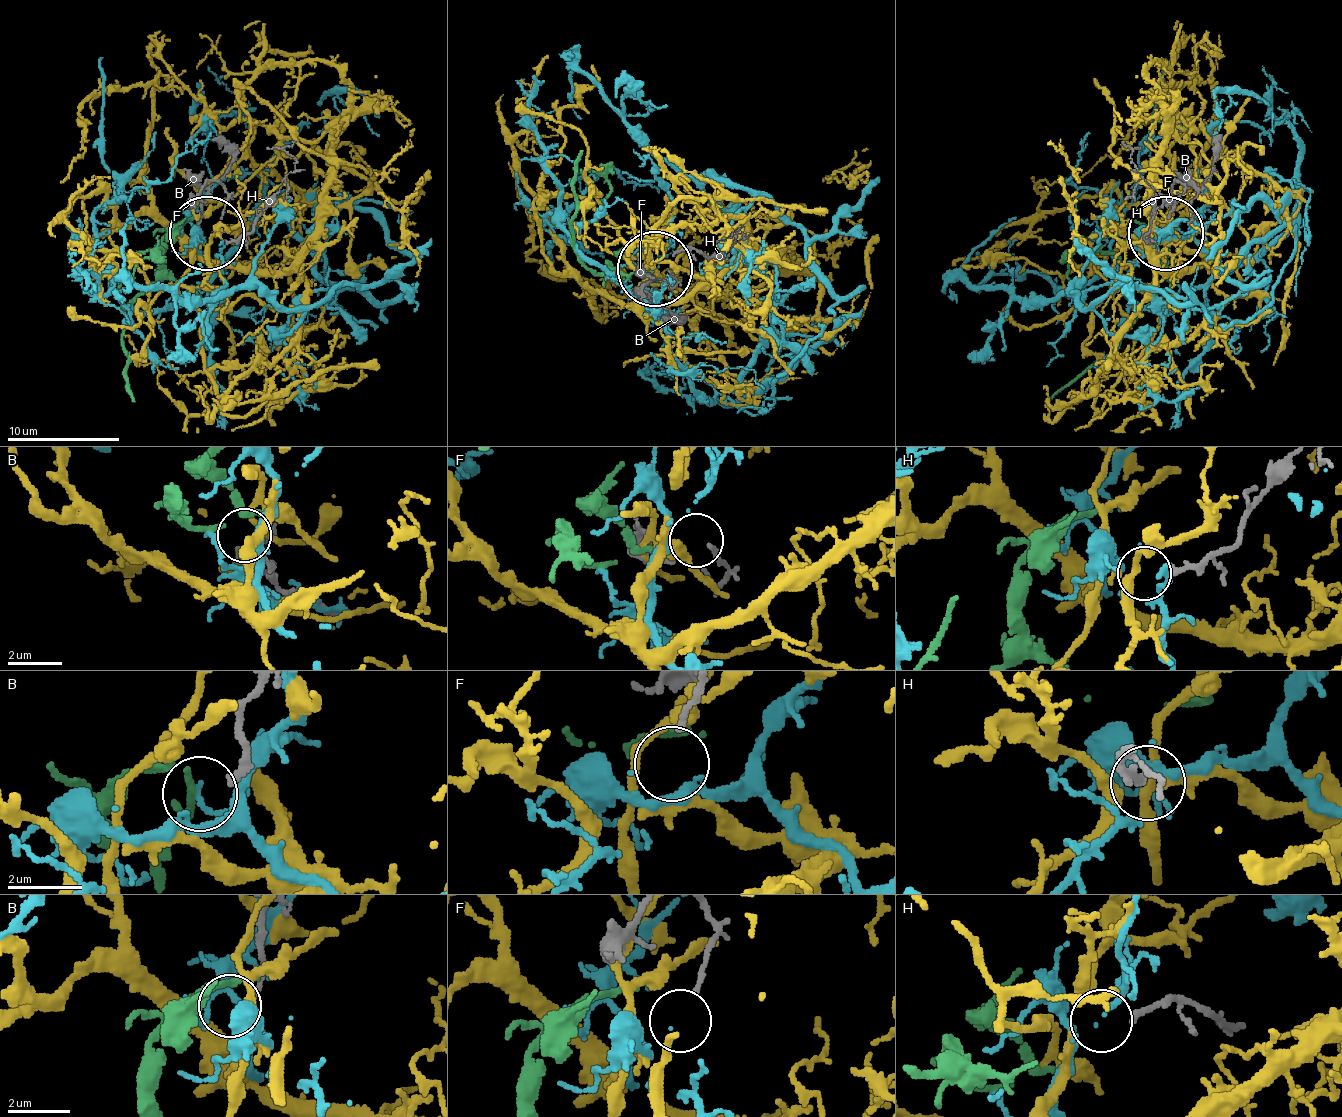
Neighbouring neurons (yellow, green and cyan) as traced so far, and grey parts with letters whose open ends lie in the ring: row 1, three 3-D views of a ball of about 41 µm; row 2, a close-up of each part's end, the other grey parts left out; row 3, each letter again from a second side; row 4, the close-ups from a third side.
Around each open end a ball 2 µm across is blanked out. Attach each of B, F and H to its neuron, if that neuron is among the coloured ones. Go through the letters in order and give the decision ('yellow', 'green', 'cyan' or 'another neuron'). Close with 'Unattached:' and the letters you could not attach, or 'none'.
B: another neuron
F: another neuron
H: cyan
Unattached: B, F

